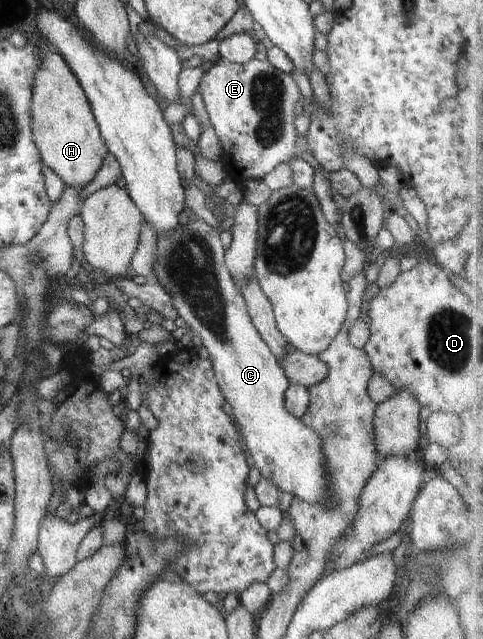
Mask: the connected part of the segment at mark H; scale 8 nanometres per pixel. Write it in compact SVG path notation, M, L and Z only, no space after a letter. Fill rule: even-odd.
M46 48L38 51L40 64L34 73L30 101L31 129L40 159L66 183L82 189L95 177L108 154L92 106L75 74L62 58Z

